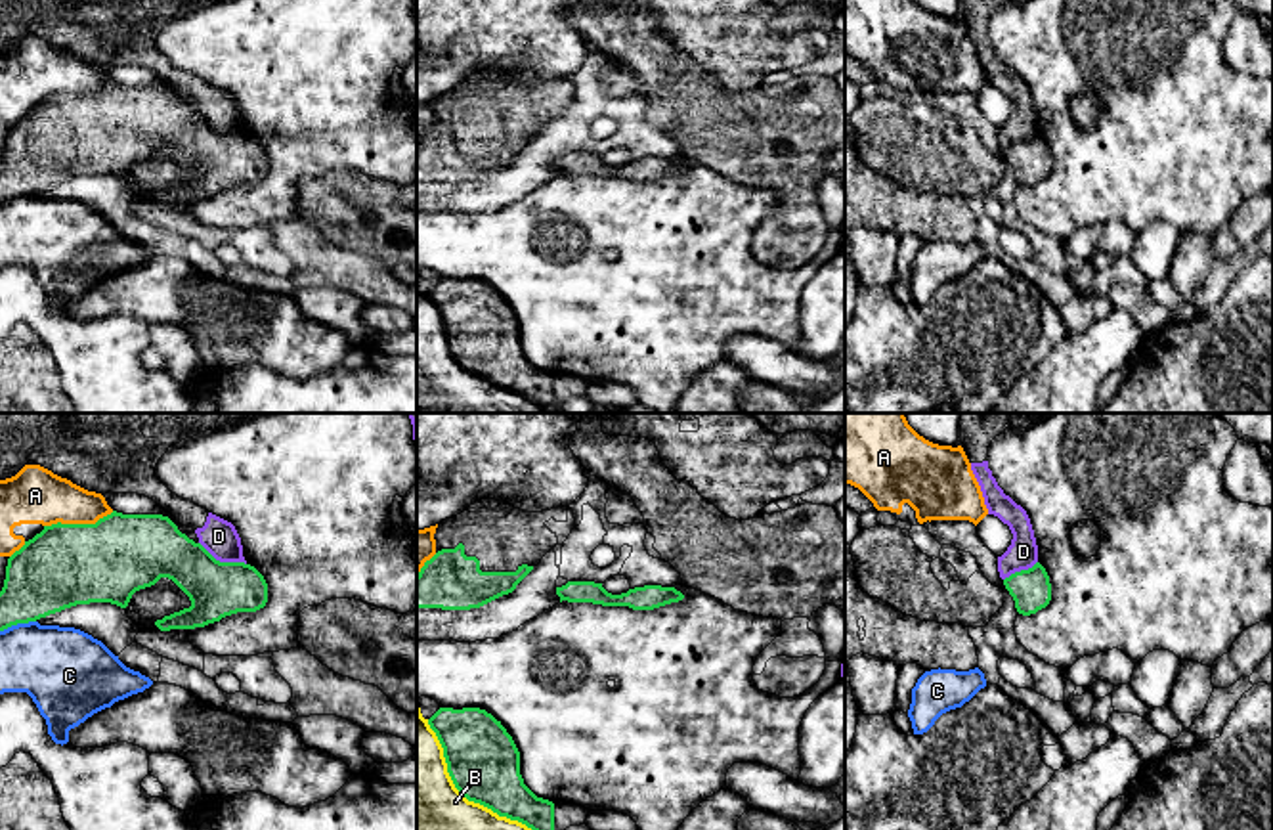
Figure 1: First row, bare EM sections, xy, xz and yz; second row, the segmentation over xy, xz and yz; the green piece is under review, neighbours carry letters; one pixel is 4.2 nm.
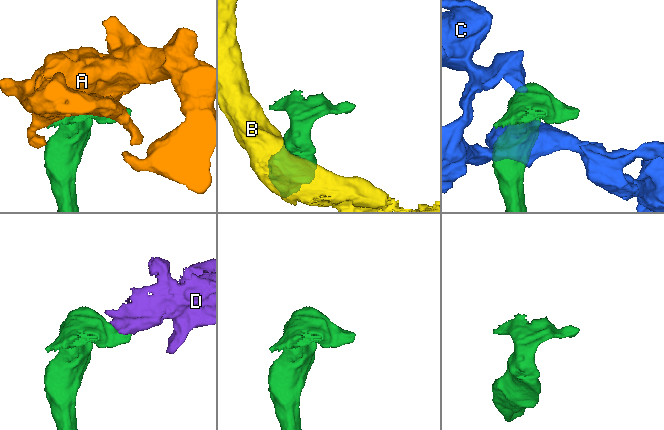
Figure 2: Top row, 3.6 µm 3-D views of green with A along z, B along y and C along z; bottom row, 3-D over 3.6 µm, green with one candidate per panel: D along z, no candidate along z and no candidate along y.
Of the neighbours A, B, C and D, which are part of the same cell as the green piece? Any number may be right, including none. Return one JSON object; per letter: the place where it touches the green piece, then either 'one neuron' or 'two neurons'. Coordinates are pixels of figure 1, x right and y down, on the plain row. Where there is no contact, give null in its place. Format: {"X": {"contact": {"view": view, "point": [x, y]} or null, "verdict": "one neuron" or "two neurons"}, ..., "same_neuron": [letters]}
{"A": {"contact": {"view": "xy", "point": [79, 96]}, "verdict": "two neurons"}, "B": {"contact": {"view": "xz", "point": [471, 371]}, "verdict": "two neurons"}, "C": {"contact": {"view": "xy", "point": [18, 194]}, "verdict": "two neurons"}, "D": {"contact": {"view": "xy", "point": [222, 134]}, "verdict": "two neurons"}, "same_neuron": []}

